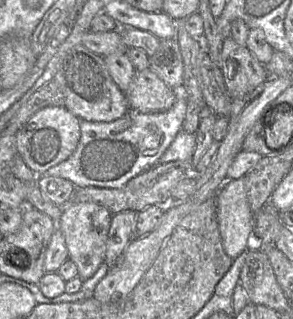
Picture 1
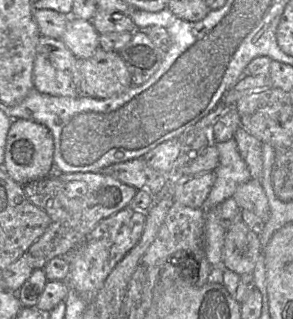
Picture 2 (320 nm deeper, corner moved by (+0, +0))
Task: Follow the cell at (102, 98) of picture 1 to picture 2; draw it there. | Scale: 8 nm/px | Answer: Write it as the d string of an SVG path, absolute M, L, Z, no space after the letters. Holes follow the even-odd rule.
M41 35L34 60L33 84L40 93L51 96L81 96L80 59L61 39Z

